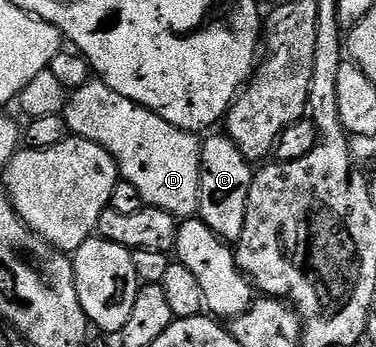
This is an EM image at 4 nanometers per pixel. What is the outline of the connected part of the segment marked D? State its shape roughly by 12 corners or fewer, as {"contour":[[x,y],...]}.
{"contour":[[89,80],[69,135],[110,152],[146,206],[200,213],[200,143]]}

